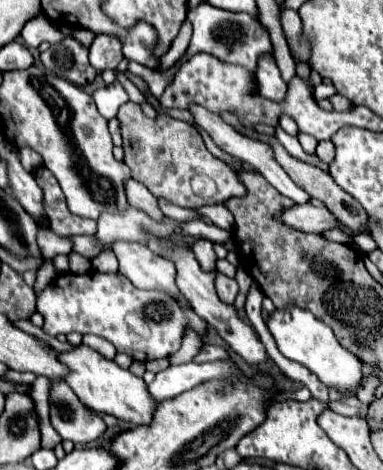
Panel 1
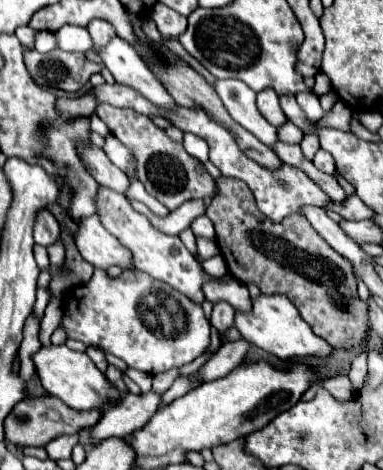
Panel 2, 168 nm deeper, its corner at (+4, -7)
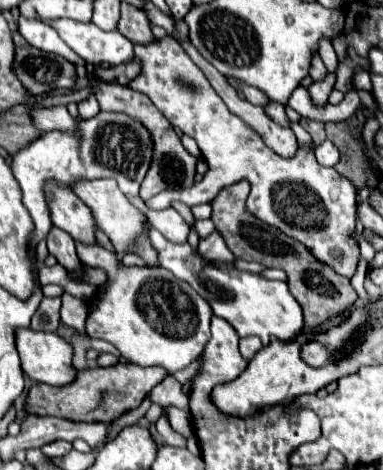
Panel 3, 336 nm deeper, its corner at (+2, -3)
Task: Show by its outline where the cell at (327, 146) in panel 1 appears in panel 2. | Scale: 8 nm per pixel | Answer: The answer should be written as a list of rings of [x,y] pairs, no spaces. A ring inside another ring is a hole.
[[[319,150],[313,158],[313,164],[325,172],[325,174],[335,174],[335,162],[333,162],[333,156],[327,154],[327,150]]]

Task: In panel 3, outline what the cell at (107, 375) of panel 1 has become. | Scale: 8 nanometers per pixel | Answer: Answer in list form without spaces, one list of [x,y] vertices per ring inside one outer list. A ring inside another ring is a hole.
[[[31,328],[15,330],[15,346],[21,356],[23,372],[49,386],[65,386],[75,380],[69,342],[51,332],[35,332]]]

